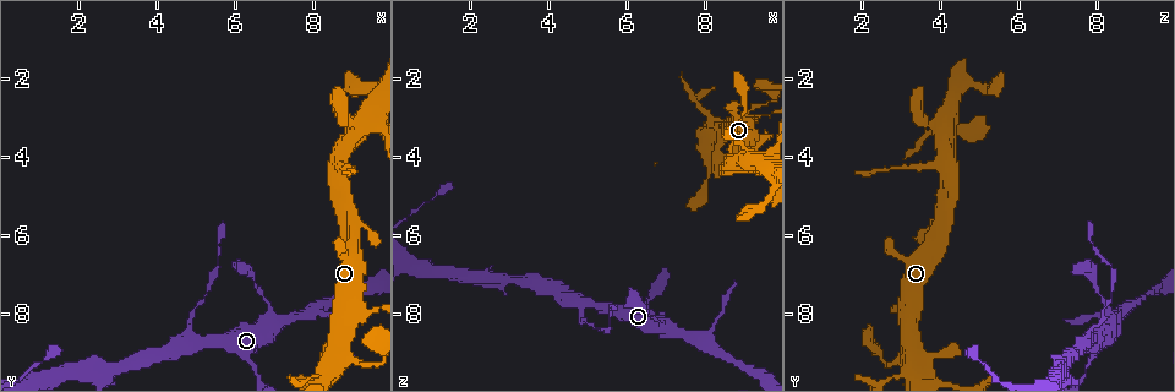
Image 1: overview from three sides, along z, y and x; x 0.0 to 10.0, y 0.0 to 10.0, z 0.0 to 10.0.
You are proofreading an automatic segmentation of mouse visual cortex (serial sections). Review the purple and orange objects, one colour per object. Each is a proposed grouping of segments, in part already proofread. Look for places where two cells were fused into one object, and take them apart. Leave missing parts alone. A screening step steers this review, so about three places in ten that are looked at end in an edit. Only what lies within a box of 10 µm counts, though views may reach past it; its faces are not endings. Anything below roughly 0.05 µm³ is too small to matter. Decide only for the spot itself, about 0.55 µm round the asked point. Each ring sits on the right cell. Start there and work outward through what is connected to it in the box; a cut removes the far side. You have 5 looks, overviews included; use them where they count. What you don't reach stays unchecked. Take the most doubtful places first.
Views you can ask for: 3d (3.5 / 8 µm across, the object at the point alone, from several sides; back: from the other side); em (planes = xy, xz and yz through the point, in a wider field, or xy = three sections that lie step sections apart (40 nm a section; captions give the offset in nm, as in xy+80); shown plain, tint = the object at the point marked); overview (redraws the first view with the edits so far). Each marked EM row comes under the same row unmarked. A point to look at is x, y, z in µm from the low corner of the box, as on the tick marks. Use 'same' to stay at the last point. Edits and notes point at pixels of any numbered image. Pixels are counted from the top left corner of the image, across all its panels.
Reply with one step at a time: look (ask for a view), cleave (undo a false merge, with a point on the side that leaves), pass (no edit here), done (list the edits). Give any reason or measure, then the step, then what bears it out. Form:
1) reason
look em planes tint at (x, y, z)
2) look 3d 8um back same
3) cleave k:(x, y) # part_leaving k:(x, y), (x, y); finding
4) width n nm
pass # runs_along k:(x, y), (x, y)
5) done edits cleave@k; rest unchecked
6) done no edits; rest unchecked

look 3d 3.5um at (4.95, 8.75, 7.70)

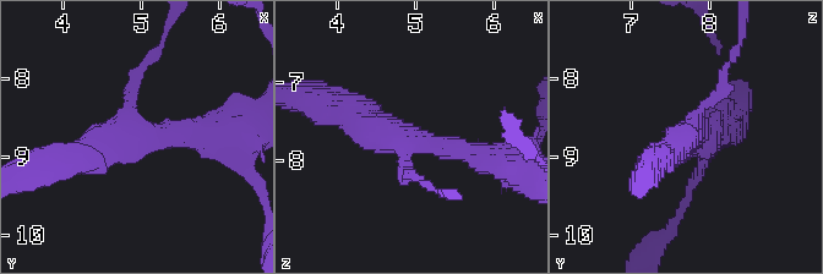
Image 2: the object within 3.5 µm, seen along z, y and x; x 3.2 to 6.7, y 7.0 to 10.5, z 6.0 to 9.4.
arms 3; arm_widths 150, 300, 350 nm; shape alone is not enough
look em xy step 1 tint at (5.00, 8.75, 7.75)

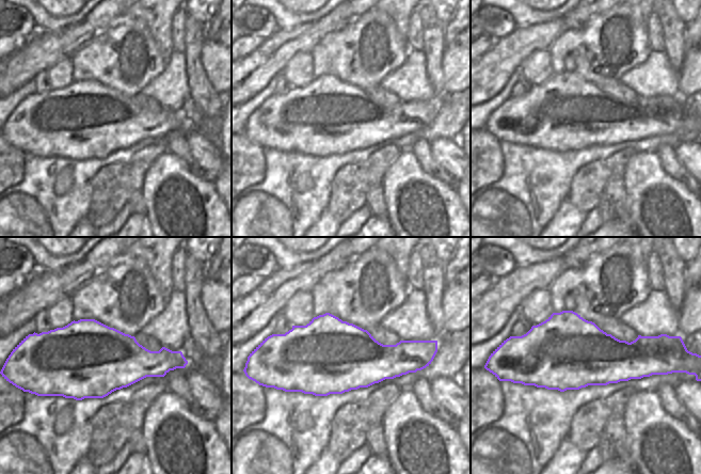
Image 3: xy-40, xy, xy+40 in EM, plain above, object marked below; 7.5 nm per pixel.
pass # runs_along 2:(491, 158), (375, 133), (344, 108); all the same cell

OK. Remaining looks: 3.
look 3d 3.5um at (8.30, 9.15, 3.95)

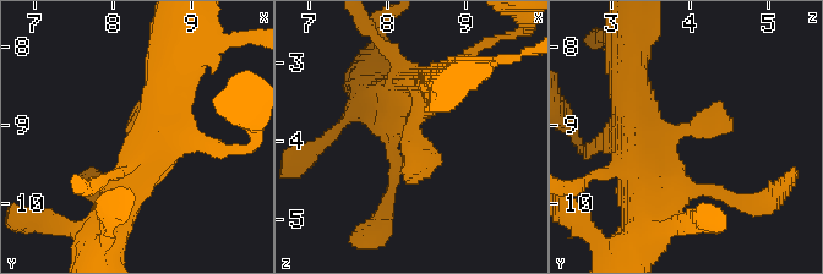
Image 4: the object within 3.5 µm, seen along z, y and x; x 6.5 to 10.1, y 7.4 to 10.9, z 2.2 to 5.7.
look em xy step 2 tint at (8.35, 9.05, 3.90)

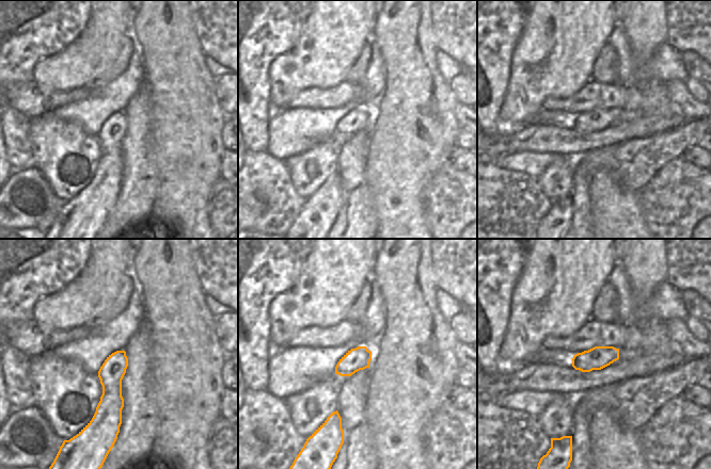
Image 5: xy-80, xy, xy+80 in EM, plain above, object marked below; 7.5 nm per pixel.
pass # runs_along 4:(436, 82), (405, 182); one cell here

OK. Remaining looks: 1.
done no edits; rest unchecked

